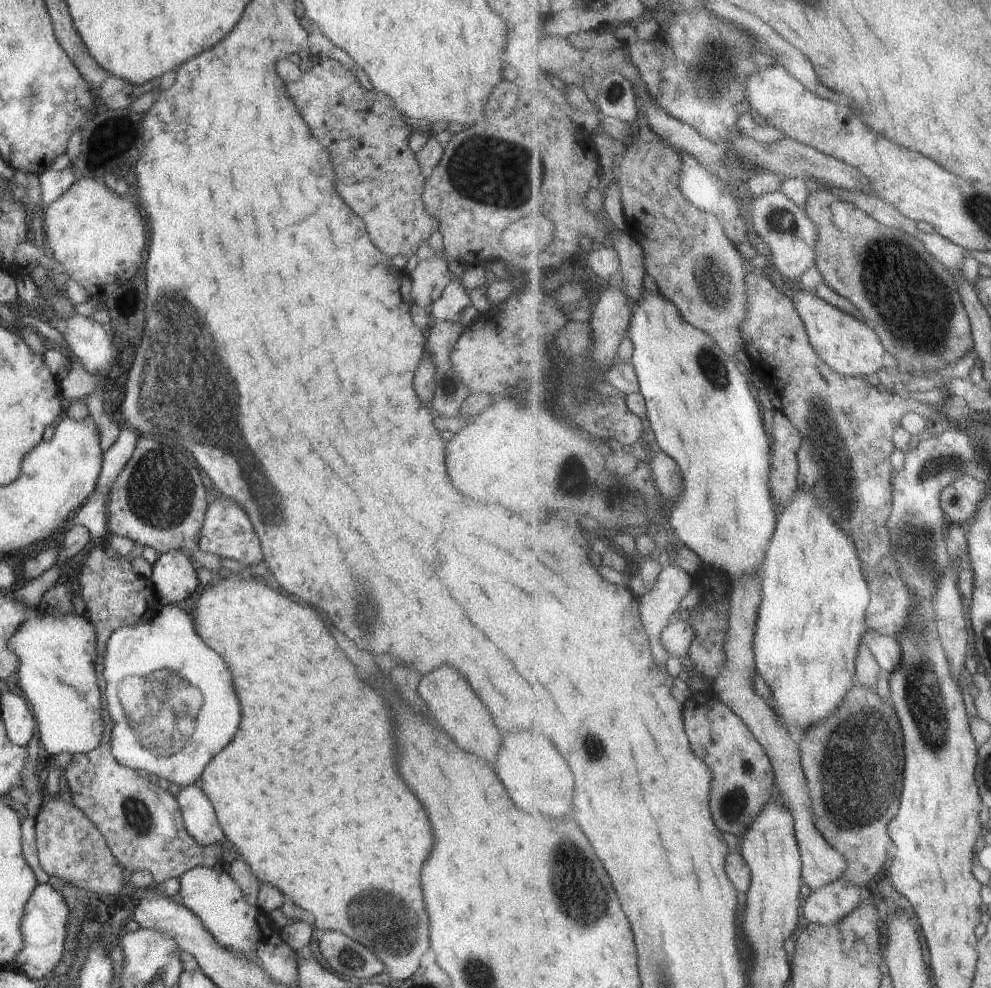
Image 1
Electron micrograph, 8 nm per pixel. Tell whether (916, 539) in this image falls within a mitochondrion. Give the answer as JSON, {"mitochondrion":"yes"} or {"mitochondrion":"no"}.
{"mitochondrion":"yes"}

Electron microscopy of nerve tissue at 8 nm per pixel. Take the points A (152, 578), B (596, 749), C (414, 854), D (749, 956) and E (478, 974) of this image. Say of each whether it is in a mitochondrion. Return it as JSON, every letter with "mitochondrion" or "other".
{"A":"other","B":"mitochondrion","C":"other","D":"other","E":"mitochondrion"}

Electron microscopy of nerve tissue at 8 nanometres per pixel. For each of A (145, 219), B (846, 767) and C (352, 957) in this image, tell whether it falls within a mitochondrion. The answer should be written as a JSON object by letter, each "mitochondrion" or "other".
{"A":"other","B":"mitochondrion","C":"mitochondrion"}

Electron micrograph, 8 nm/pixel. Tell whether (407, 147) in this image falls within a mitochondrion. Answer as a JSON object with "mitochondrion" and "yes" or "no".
{"mitochondrion":"no"}

